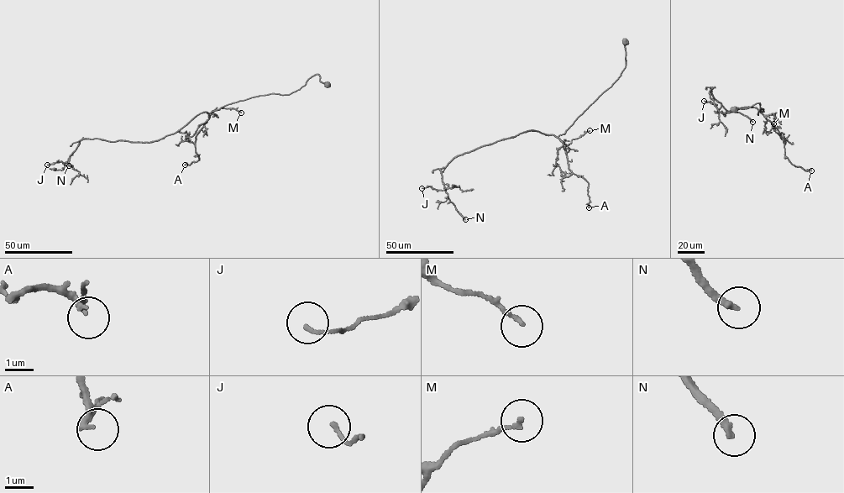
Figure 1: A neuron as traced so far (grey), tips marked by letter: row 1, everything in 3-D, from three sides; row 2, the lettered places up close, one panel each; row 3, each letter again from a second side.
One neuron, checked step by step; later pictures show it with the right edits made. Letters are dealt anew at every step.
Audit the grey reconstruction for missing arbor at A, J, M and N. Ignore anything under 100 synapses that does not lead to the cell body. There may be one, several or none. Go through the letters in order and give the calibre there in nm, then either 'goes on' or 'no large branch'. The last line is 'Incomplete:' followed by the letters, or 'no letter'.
A: 240 nm | no large branch
J: 110 nm | no large branch
M: 130 nm | no large branch
N: 220 nm | goes on
Incomplete: N

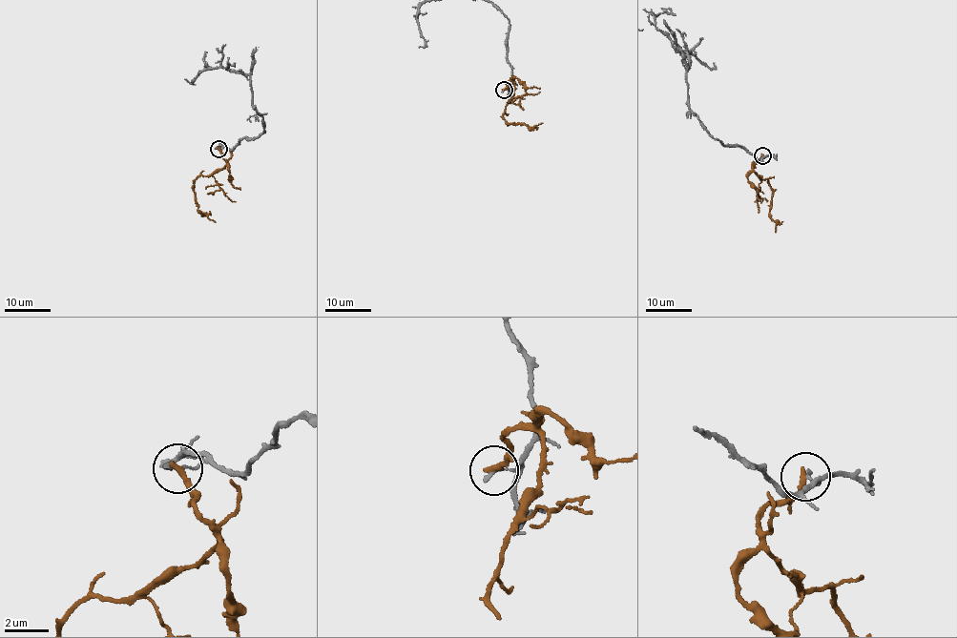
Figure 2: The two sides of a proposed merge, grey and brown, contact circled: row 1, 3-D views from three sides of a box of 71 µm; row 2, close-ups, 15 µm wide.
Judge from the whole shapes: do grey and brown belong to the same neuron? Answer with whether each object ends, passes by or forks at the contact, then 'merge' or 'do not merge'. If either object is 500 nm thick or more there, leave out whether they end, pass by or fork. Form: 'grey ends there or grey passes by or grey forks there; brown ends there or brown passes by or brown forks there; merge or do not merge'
grey ends there; brown ends there; do not merge

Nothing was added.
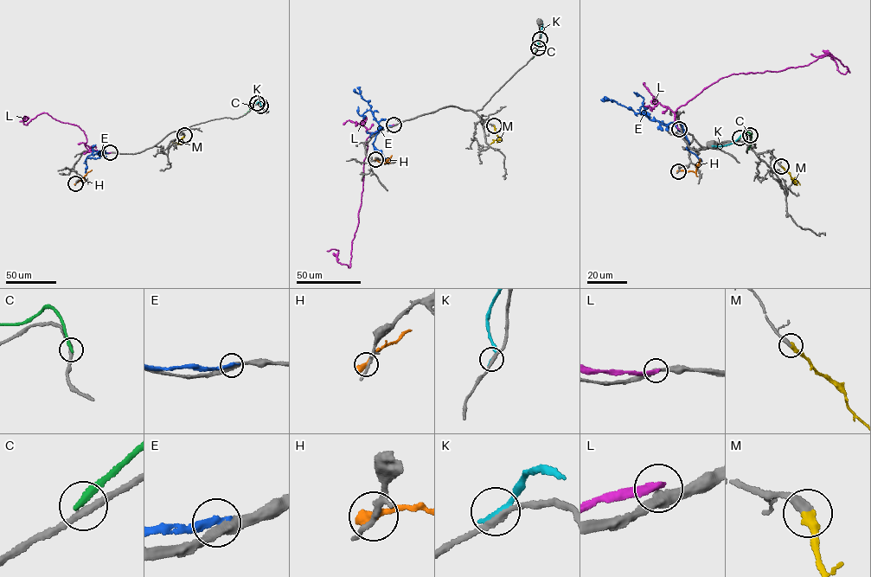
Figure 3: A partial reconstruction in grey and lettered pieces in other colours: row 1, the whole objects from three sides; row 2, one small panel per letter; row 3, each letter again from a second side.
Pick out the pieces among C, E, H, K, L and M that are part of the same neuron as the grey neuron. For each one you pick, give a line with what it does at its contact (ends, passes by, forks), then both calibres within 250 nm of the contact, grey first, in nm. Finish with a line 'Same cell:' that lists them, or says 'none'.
M: it ends | 380/440 nm
Same cell: M

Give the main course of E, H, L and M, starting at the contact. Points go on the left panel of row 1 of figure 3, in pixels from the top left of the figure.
E: (110, 152), (96, 154), (99, 156), (102, 151), (98, 152)
H: (75, 184), (92, 169)
L: (110, 152), (88, 150), (79, 126), (46, 112), (27, 125), (22, 120), (28, 117), (19, 121)
M: (184, 135), (181, 143), (172, 142)

